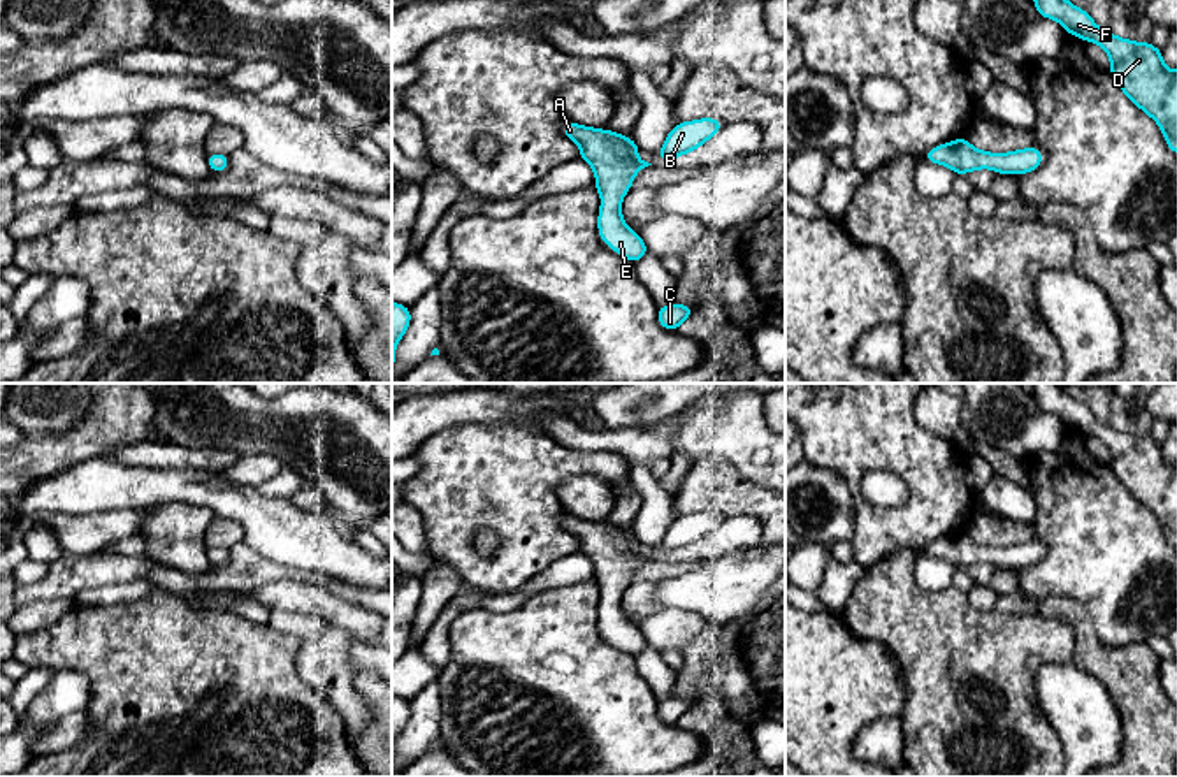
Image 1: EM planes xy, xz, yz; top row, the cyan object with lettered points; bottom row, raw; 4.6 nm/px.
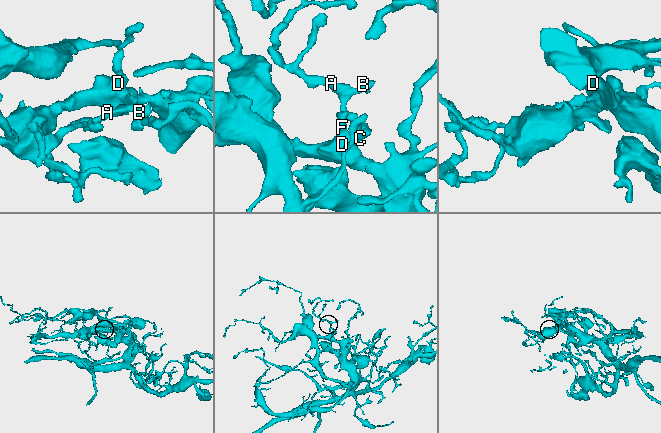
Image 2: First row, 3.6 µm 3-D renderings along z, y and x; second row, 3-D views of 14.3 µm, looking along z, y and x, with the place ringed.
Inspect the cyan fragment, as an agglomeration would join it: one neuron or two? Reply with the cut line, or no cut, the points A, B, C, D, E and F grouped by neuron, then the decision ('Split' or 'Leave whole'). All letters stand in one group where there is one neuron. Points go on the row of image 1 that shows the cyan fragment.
No split. Groups: A B C D E F. Leave whole

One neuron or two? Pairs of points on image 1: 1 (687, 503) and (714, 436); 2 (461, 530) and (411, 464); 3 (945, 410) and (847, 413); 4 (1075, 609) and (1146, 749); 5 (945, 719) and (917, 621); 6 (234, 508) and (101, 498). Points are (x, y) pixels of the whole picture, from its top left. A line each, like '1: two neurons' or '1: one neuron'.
1: two neurons
2: two neurons
3: two neurons
4: one neuron
5: one neuron
6: one neuron

